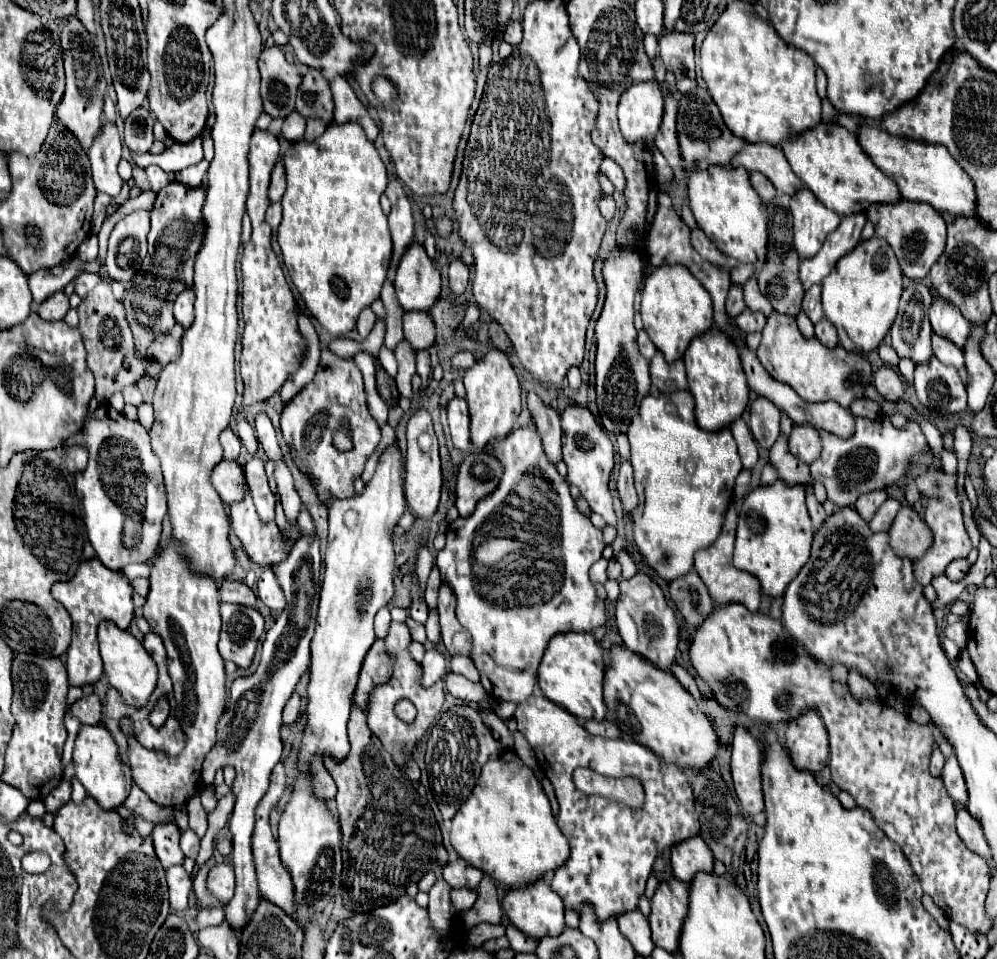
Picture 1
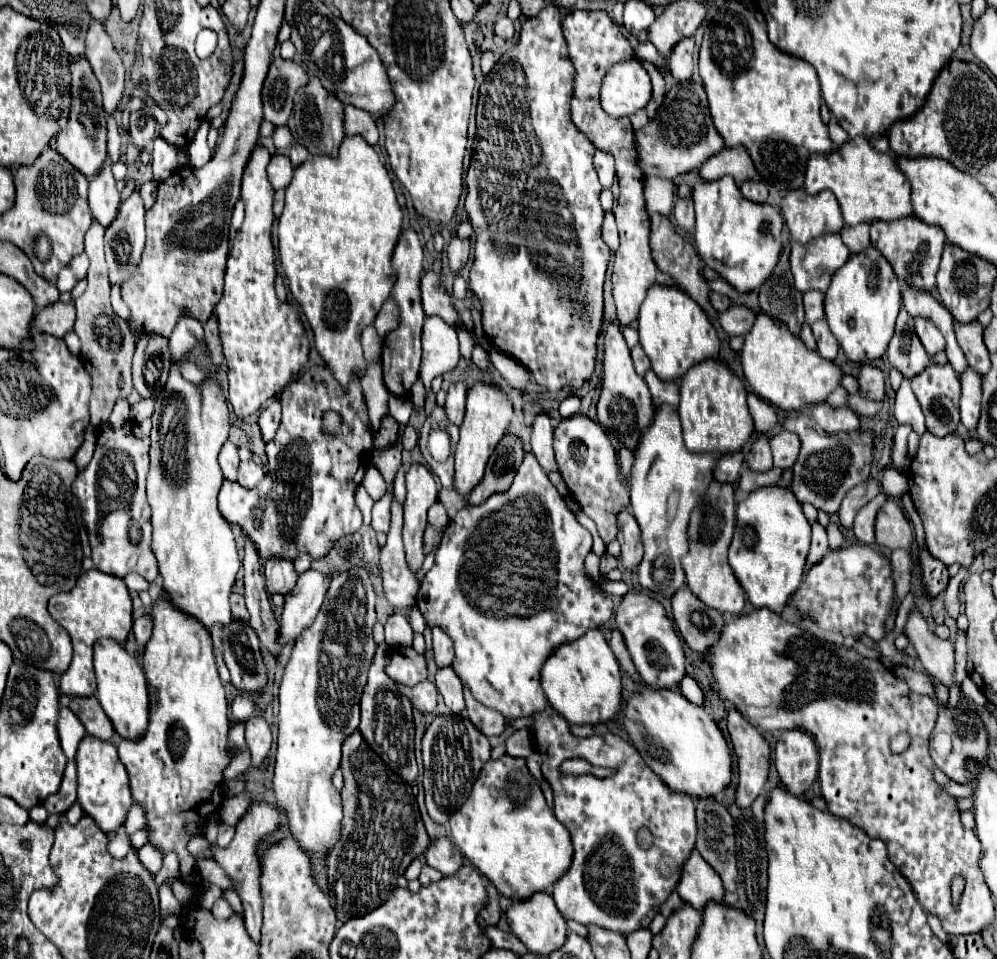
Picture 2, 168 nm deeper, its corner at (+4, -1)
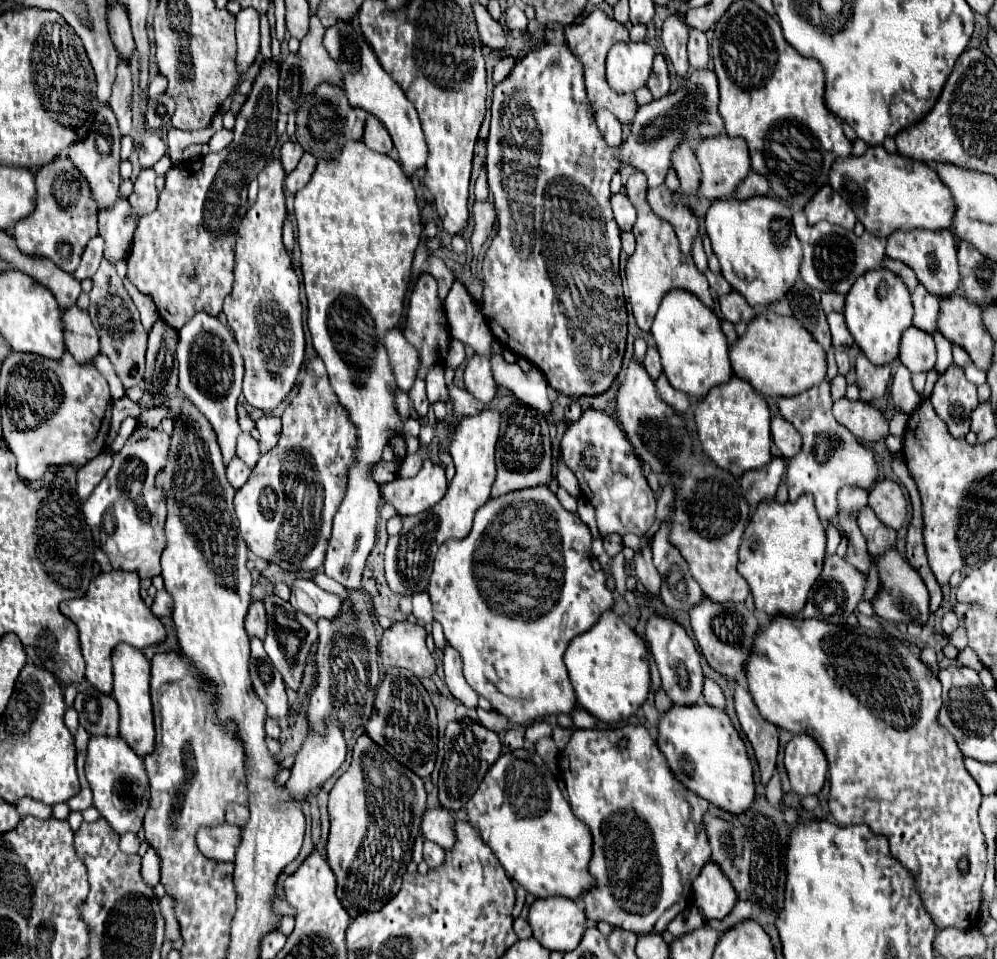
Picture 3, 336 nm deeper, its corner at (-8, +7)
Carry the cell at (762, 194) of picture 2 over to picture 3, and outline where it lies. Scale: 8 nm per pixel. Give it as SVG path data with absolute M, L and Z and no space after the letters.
M751 172L745 178L745 182L741 182L741 186L737 186L735 194L737 194L737 198L751 198L751 196L757 196L757 194L763 196L763 194L767 194L767 190L769 190L767 178L757 174L757 172Z

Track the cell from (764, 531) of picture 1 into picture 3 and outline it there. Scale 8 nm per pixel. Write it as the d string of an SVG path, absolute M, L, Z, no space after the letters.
M803 494L797 502L781 504L777 500L765 500L755 508L755 514L751 516L745 536L741 540L739 548L739 574L747 580L751 586L751 594L755 598L755 608L773 616L777 612L785 612L789 616L795 616L807 602L809 590L813 582L817 580L817 574L821 572L821 562L825 558L825 528L821 524L821 518L815 510L813 496Z

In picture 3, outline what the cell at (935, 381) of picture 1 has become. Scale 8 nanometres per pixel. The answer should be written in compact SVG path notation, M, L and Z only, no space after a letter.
M951 364L943 374L939 374L931 402L949 426L949 432L953 436L965 436L969 432L969 414L979 404L977 386L965 378L957 364Z

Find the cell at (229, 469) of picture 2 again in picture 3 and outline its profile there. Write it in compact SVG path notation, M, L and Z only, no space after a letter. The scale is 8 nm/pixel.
M233 456L233 460L227 466L227 478L233 484L233 488L239 488L241 484L247 482L251 470L245 466L245 462L239 456Z

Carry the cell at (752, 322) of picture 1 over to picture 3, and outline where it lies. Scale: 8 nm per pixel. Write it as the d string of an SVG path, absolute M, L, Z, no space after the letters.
M731 292L725 298L719 298L719 308L725 320L737 324L737 322L751 322L755 318L755 308L749 306L749 302L739 294Z

